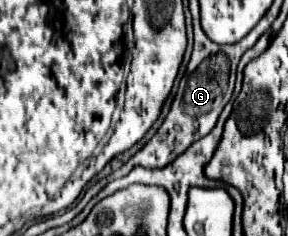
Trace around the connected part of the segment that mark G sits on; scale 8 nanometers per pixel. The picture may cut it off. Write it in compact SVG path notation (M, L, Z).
M253 29L245 39L241 39L239 43L233 45L221 45L219 53L191 53L191 61L187 65L187 73L181 79L179 91L173 99L171 111L167 115L167 119L163 121L163 125L157 129L157 133L149 139L149 143L139 149L121 169L113 171L111 175L107 175L103 181L99 181L97 187L89 189L89 193L85 195L85 201L89 201L101 187L105 187L109 181L125 177L133 167L145 167L145 169L161 169L165 165L169 165L171 161L175 161L191 143L195 143L197 139L205 137L207 133L211 133L211 129L215 127L223 107L227 105L227 101L233 95L233 87L235 87L235 73L237 73L237 63L241 59L241 55L261 37L261 29Z

